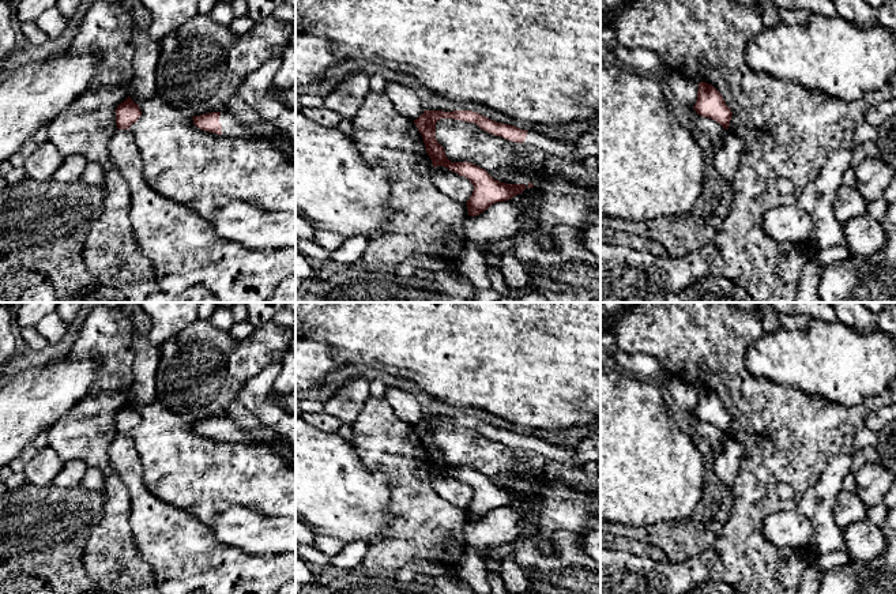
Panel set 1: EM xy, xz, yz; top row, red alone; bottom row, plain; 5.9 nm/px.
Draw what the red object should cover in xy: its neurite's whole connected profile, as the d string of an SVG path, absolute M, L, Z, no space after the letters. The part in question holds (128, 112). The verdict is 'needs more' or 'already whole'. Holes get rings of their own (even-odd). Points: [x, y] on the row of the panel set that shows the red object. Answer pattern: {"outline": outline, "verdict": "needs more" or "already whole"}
{"outline": "M128 97L121 102L116 109L116 124L118 129L129 129L129 127L139 120L142 116L140 108L138 104Z", "verdict": "already whole"}

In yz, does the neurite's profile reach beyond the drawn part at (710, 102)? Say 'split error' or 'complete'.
complete

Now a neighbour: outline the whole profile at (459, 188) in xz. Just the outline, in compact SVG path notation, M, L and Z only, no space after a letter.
M444 166L433 168L432 180L440 192L463 204L467 203L474 191L474 185L468 178Z

